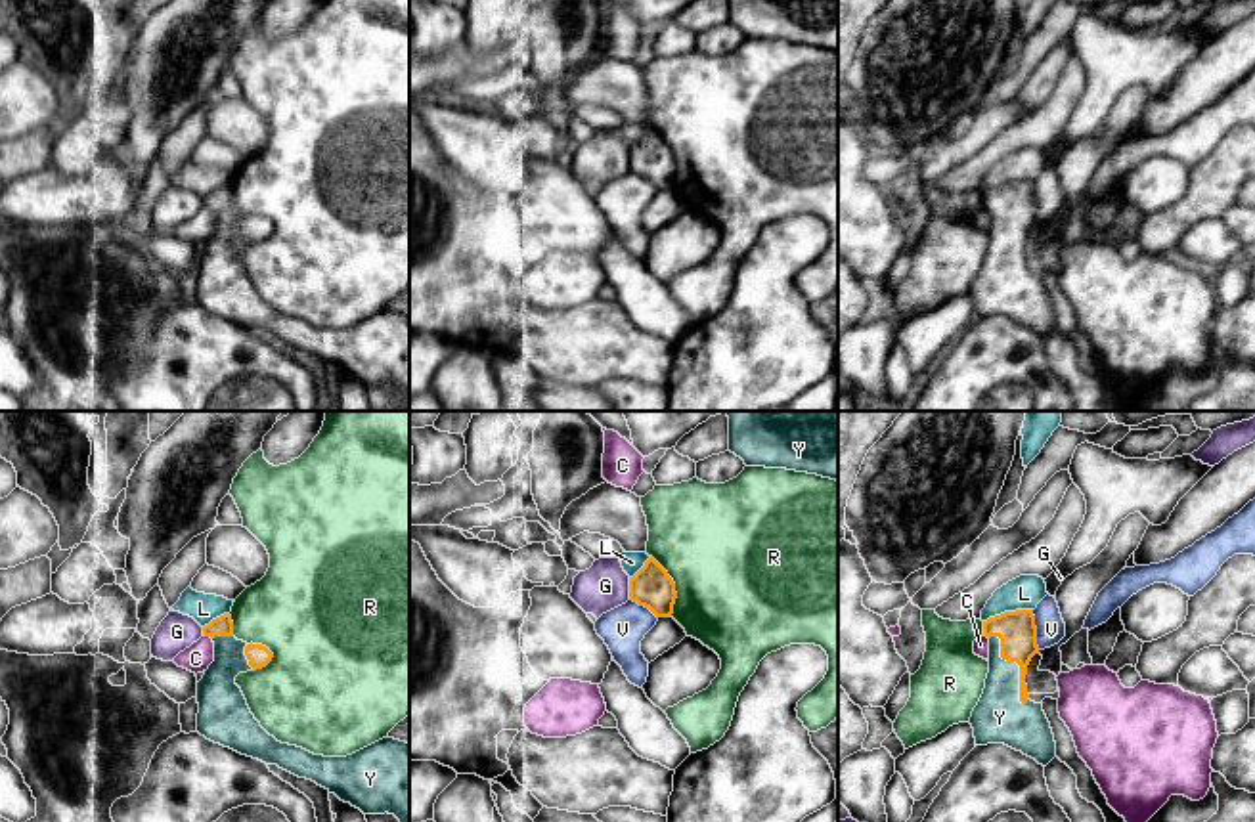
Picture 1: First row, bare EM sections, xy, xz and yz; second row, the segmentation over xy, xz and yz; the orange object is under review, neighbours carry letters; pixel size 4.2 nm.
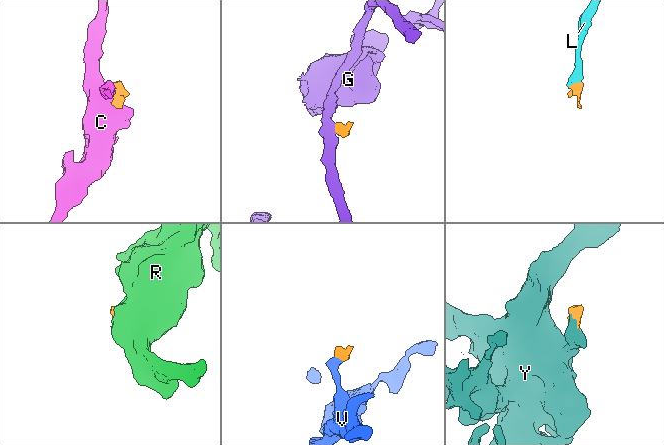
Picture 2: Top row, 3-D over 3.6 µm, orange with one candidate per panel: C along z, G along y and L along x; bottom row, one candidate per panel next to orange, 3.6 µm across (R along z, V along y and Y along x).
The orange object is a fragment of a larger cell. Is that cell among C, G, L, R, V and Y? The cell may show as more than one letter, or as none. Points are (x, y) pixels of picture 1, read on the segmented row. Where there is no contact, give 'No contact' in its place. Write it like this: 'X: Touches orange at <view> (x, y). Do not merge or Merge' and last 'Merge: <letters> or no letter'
C: Touches orange at xy (207, 635). Do not merge
G: Touches orange at xz (630, 589). Do not merge
L: Touches orange at yz (1007, 612). Do not merge
R: Touches orange at xz (674, 585). Do not merge
V: Touches orange at yz (1035, 629). Do not merge
Y: Touches orange at yz (1016, 662). Merge
Merge: Y

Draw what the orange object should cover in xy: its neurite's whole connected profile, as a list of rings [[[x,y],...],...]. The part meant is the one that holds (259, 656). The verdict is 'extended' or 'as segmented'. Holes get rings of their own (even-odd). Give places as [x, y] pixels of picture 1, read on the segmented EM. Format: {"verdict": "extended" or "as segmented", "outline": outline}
{"verdict": "extended", "outline": [[[230,614],[212,619],[203,627],[203,635],[214,642],[214,661],[197,682],[197,732],[207,740],[230,747],[241,755],[316,782],[341,801],[350,803],[363,814],[394,814],[400,822],[409,822],[409,744],[383,738],[346,757],[314,755],[302,747],[277,742],[251,713],[241,688],[235,684],[239,673],[266,667],[274,654],[262,644],[247,644],[233,637]]]}

